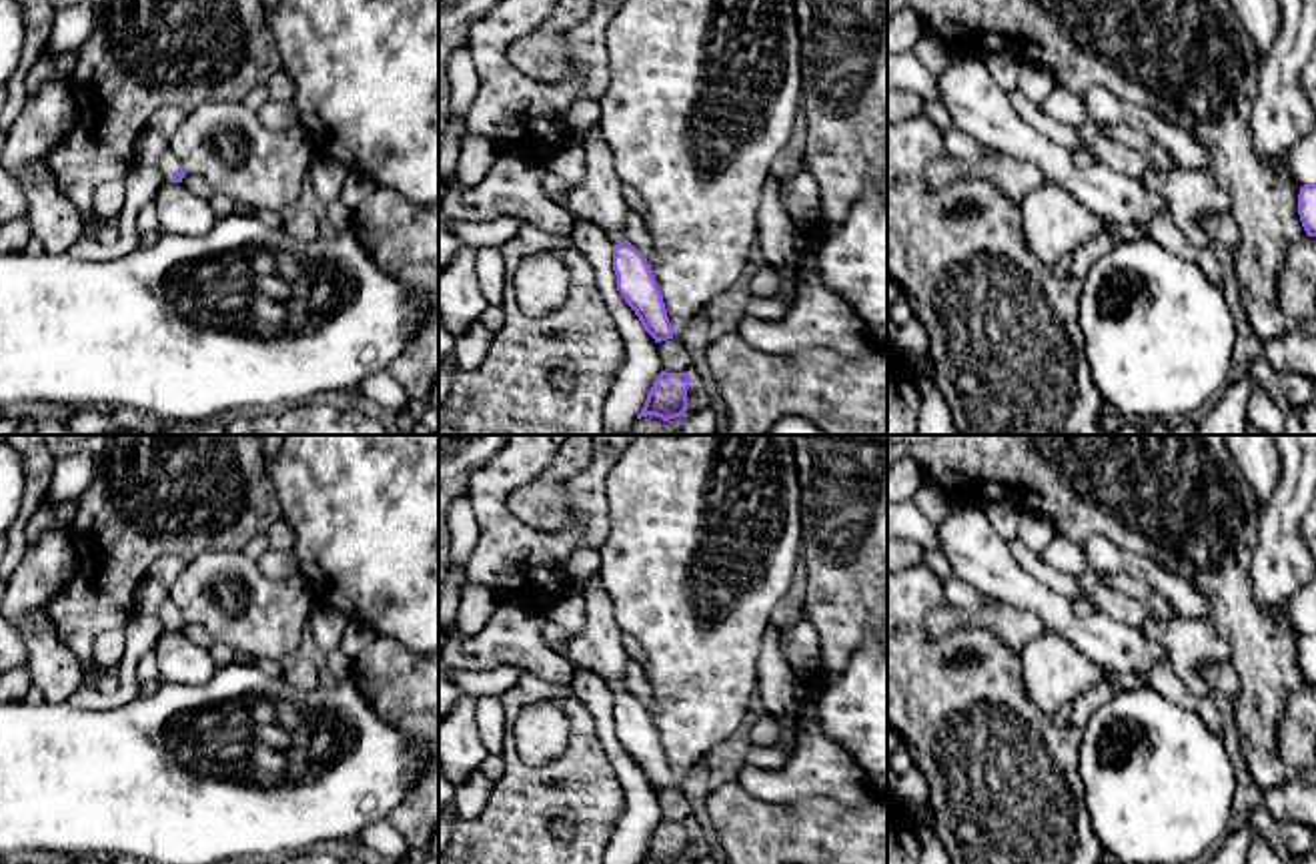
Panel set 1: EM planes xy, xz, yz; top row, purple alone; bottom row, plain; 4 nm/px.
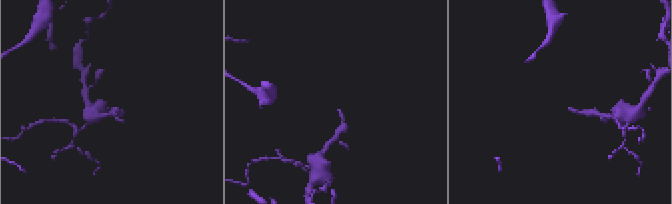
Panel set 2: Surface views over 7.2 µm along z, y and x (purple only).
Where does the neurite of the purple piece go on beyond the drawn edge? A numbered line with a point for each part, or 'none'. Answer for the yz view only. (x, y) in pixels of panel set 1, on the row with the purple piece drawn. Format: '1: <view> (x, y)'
none

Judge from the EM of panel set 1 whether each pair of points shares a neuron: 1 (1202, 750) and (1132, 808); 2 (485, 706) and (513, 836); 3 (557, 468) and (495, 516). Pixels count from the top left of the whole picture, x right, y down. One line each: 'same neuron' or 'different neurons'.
1: same neuron
2: different neurons
3: different neurons

